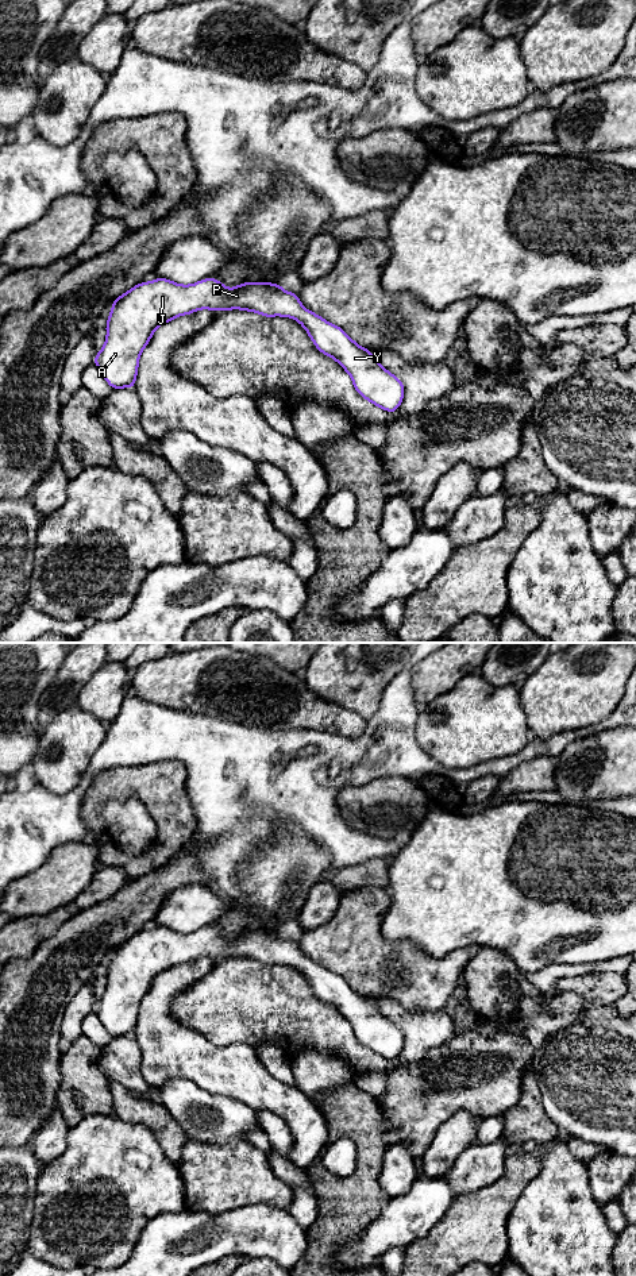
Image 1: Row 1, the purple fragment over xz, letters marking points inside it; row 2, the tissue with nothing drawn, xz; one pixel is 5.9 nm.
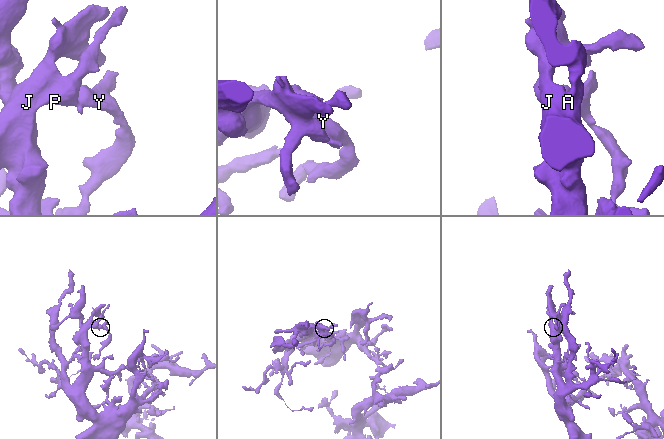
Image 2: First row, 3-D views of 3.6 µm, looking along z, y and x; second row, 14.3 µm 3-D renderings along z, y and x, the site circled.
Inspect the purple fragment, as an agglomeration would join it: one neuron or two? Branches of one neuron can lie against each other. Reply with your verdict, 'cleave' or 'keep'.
keep

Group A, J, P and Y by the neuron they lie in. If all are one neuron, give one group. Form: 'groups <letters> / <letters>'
groups A J P Y

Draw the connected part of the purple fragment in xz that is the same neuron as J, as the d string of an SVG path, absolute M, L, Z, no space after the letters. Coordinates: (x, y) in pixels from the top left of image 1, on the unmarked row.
M157 926L140 930L112 951L107 969L107 988L95 1005L95 1013L112 1037L134 1036L139 1005L154 979L182 963L198 957L228 959L243 957L266 965L284 964L296 967L308 980L316 996L332 1005L351 1025L355 1038L371 1052L393 1061L404 1046L402 1030L389 1021L367 996L356 992L340 975L305 957L298 944L284 938L280 932L244 930L236 936L226 936L219 928L207 926L192 933L180 933L170 928Z

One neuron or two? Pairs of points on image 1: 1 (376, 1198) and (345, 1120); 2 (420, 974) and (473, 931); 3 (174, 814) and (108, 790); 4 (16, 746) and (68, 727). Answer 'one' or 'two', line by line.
1: one
2: two
3: one
4: two

